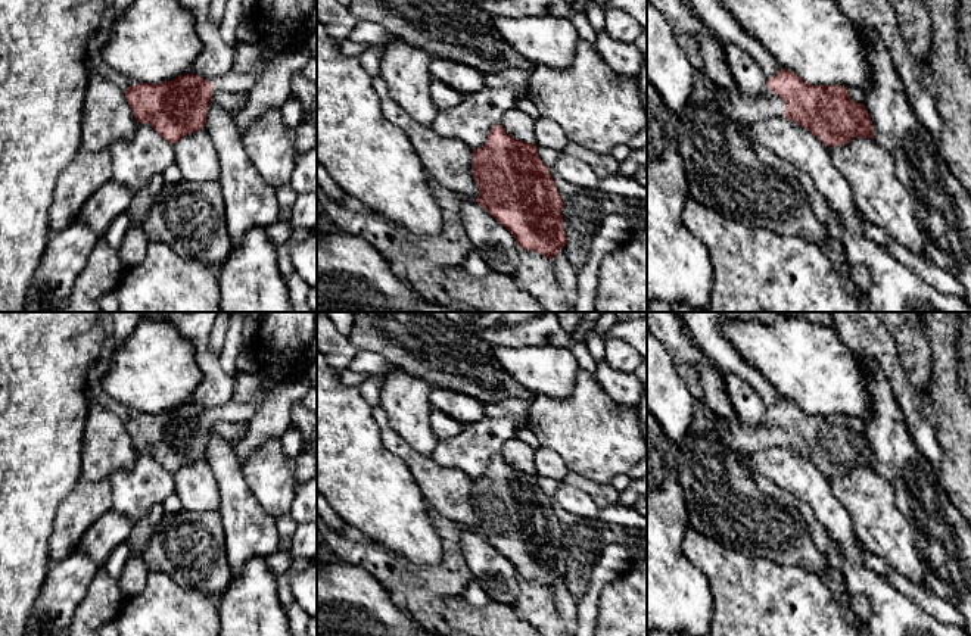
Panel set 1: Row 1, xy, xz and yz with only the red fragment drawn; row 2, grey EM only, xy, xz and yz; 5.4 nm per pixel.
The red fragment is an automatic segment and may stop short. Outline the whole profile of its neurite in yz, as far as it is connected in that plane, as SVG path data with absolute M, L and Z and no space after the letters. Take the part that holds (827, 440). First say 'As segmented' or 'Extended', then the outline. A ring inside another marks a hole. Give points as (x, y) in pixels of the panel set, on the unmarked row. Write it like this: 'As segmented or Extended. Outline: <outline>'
Extended. Outline: M781 399L778 405L769 408L766 415L756 424L741 421L738 417L729 421L707 412L726 445L735 452L753 453L762 449L785 448L799 456L810 461L827 477L844 476L856 465L874 470L874 453L865 436L855 433L841 415L810 415L788 399Z

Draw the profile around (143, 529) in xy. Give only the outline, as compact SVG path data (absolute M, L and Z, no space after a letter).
M155 505L144 517L141 517L139 521L133 524L131 534L127 540L130 554L137 552L140 556L143 556L147 543L153 536L156 526L164 518L164 515L165 515L164 506Z

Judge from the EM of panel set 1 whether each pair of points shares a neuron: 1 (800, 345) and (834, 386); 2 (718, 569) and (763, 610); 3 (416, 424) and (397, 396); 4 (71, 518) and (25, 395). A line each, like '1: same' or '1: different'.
1: same
2: same
3: same
4: different

